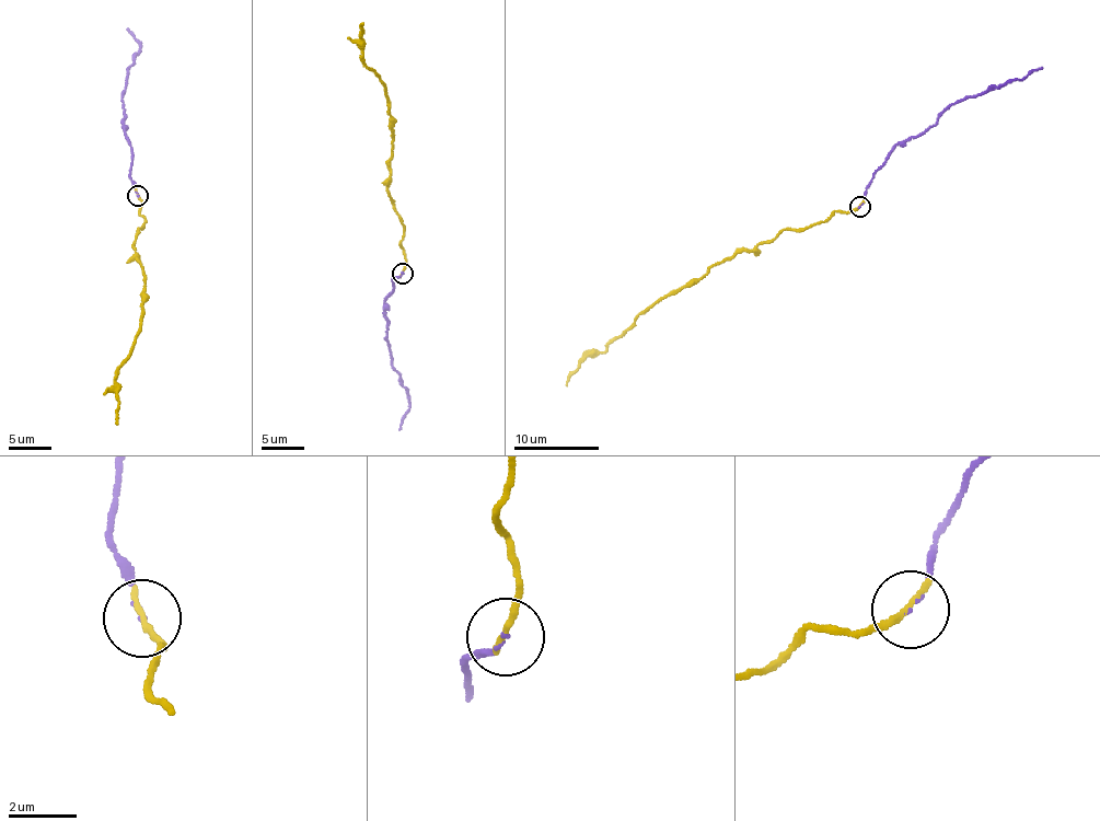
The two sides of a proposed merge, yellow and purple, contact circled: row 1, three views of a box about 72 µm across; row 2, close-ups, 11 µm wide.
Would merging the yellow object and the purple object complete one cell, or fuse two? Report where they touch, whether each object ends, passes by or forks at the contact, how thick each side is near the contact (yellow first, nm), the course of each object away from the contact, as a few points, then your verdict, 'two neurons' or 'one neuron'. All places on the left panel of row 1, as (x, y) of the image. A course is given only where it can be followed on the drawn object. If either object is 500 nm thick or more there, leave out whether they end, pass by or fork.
at (138, 195); yellow ends there; purple ends there; 220 nm thick on the yellow side, 70 nm on the other; yellow runs (137, 195), (143, 203), (139, 210), (145, 221), (132, 244), (146, 289), (141, 331), (117, 370), (116, 424); purple runs (137, 195), (131, 184), (132, 159), (124, 130), (122, 92), (126, 70), (140, 45), (126, 30); one neuron

